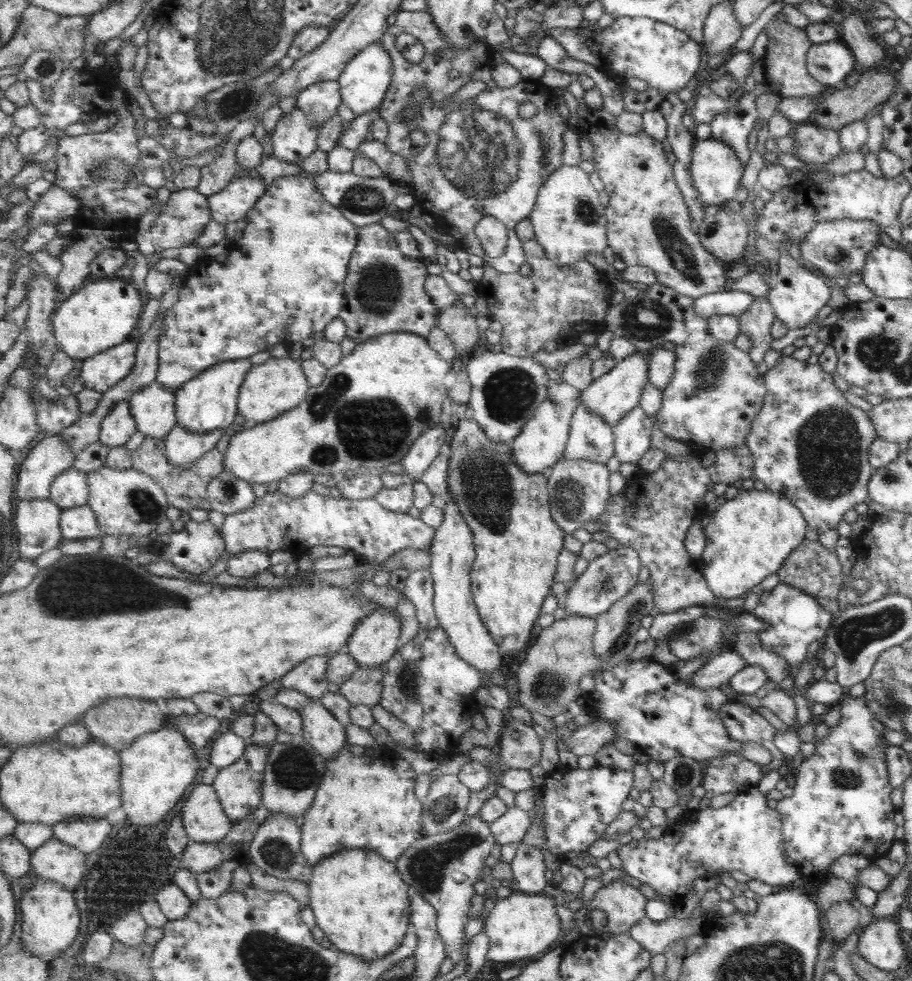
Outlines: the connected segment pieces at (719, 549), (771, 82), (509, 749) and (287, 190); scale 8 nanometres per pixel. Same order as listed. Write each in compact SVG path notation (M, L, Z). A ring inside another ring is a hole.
M739 488L736 496L720 504L709 518L709 523L704 527L706 543L700 561L705 584L717 598L737 598L759 584L765 576L775 573L787 555L804 539L803 534L807 529L801 512L781 495L767 489Z
M771 19L763 27L763 33L767 35L767 44L764 55L761 57L764 84L772 94L781 98L815 97L828 92L825 85L817 82L806 69L806 52L811 46L809 37L802 28L791 26L783 19Z
M511 720L506 722L500 739L499 762L509 769L531 770L539 765L543 744L539 734L529 724Z
M311 173L279 177L270 183L265 194L259 199L255 208L248 213L246 229L243 238L231 245L229 256L224 263L211 262L203 259L184 279L184 284L179 290L178 302L165 312L164 327L160 336L160 355L157 382L173 392L183 388L189 380L196 379L209 368L232 360L250 359L258 352L270 351L275 344L290 345L311 338L317 332L325 332L329 323L340 317L344 308L346 292L344 285L349 276L349 266L353 251L357 249L357 227L341 212L340 208L333 206L319 192L314 176Z

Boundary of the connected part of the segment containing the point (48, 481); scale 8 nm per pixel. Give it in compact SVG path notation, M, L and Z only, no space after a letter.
M61 434L45 436L23 455L17 483L19 502L49 499L56 476L71 469L75 459L74 450Z

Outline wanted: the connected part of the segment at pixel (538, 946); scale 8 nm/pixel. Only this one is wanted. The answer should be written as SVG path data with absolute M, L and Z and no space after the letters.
M516 890L512 891L511 896L495 902L488 913L484 931L490 936L488 958L495 962L513 962L539 954L543 956L561 942L561 936L565 933L551 895L530 895Z

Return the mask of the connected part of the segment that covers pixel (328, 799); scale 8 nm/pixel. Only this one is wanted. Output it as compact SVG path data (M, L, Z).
M348 743L341 754L337 754L333 760L327 762L327 777L321 782L312 807L300 819L301 850L307 865L313 868L337 852L355 849L379 852L379 856L396 864L401 856L425 835L422 824L425 802L415 796L416 775L409 762L398 754L393 754L393 751L386 749L385 746L371 748Z

